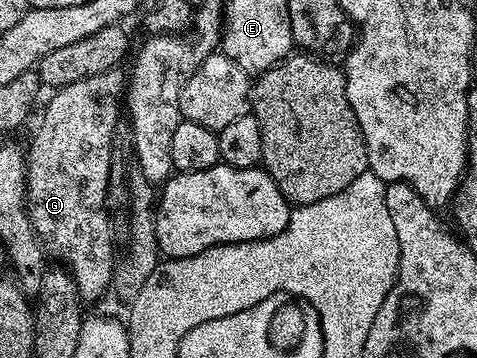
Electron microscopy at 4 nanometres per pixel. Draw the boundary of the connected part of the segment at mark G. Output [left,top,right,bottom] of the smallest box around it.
[25,68,125,304]

